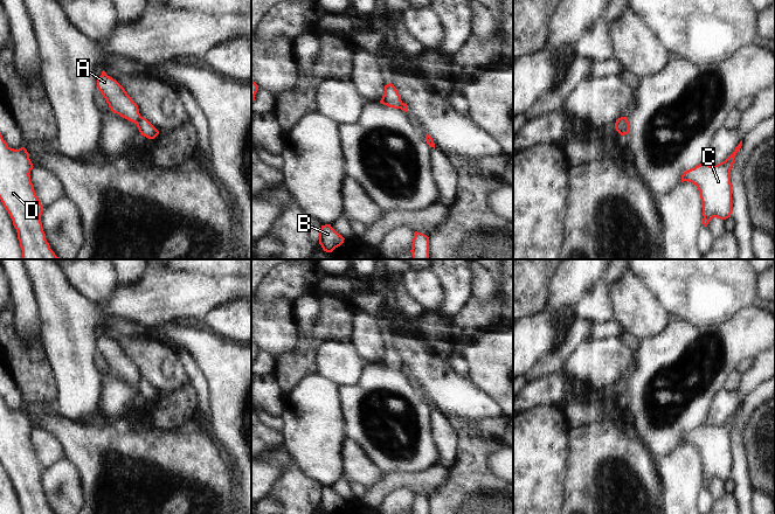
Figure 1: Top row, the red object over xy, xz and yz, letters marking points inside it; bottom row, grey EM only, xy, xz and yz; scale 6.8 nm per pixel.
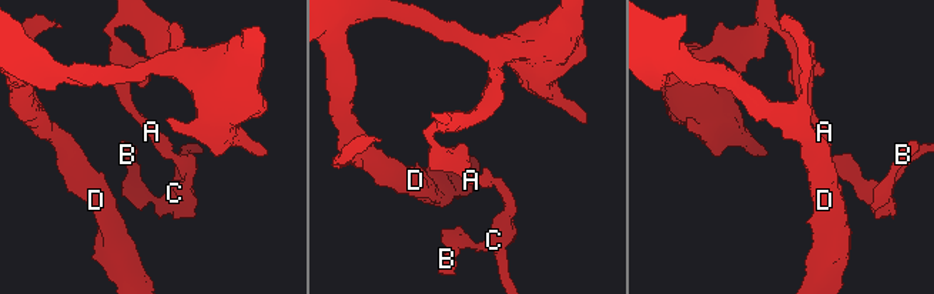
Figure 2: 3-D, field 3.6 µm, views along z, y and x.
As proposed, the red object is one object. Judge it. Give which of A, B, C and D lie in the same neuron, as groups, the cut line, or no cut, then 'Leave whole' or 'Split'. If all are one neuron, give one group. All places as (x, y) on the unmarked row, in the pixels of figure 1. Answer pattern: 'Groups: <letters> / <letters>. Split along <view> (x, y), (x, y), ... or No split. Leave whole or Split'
Groups: A D / B C. Split along xy (142, 379), (136, 384). Split.

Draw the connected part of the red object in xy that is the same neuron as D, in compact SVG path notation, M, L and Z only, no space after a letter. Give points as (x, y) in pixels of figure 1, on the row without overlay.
M0 396L0 461L18 494L22 514L54 514L41 485L43 467L30 443L33 425L25 409L11 410Z

